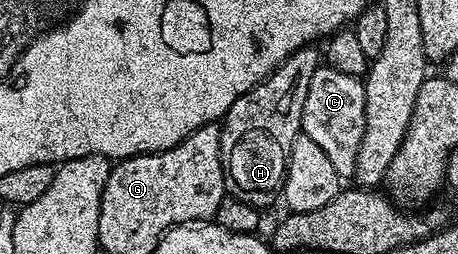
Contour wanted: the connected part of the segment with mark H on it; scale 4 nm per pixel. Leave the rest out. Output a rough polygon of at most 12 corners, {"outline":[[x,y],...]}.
{"outline":[[320,47],[288,56],[220,129],[228,195],[285,190]]}

